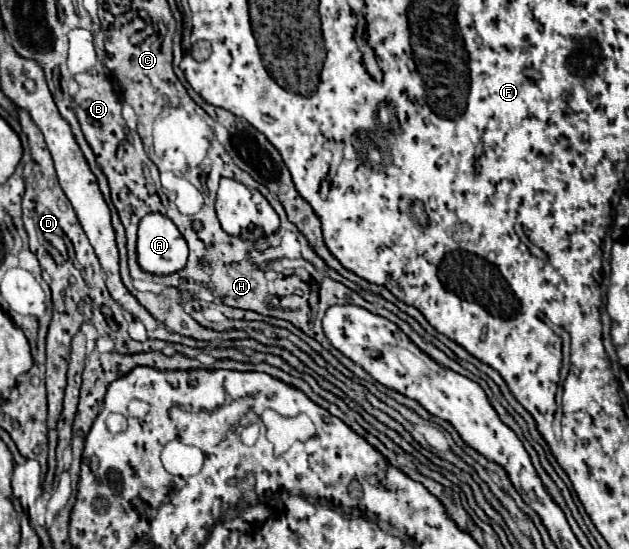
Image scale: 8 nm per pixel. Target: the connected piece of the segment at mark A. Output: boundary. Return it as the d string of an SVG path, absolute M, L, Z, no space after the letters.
M148 213L138 227L140 267L154 275L180 271L188 259L188 245L174 221L162 213Z

